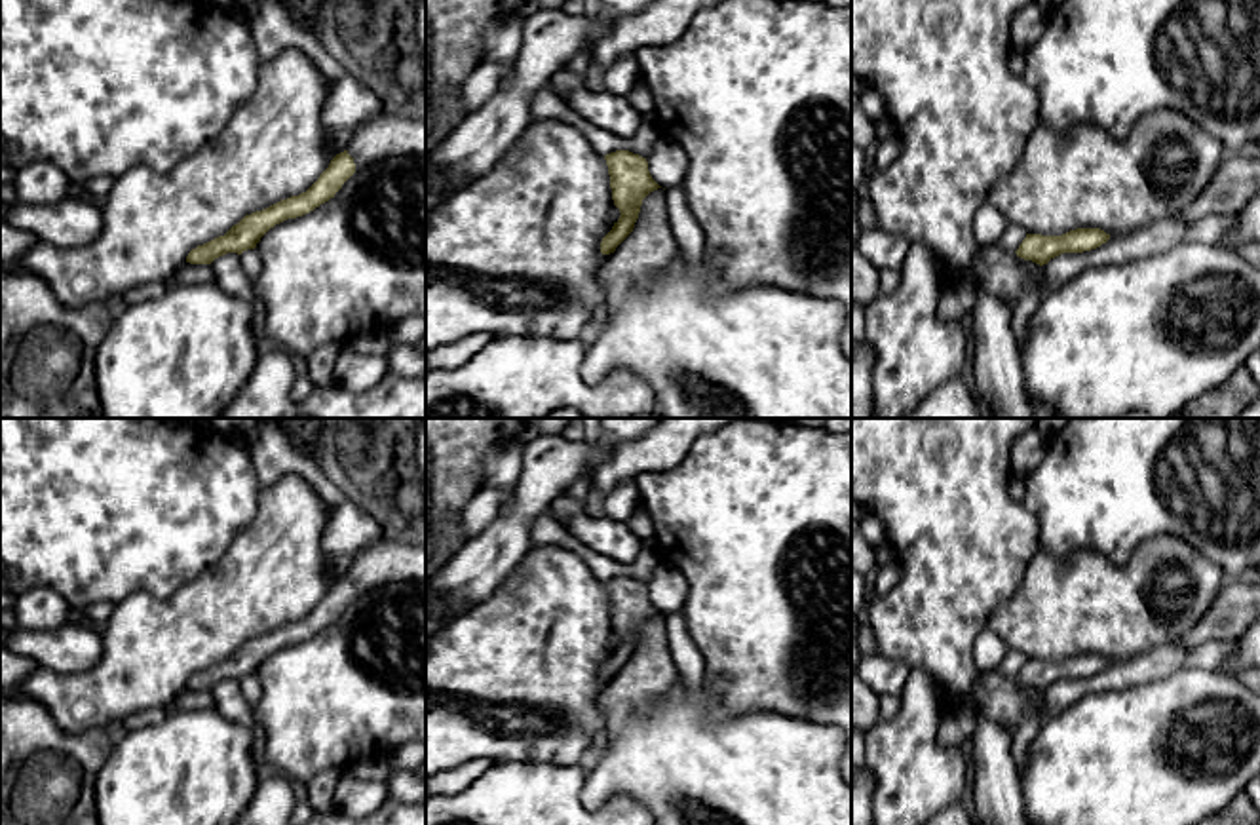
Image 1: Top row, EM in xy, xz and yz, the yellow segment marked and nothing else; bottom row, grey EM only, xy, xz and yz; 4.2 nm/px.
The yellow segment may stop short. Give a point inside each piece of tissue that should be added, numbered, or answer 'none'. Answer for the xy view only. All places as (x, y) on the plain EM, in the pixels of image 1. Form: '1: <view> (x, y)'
1: xy (384, 561)

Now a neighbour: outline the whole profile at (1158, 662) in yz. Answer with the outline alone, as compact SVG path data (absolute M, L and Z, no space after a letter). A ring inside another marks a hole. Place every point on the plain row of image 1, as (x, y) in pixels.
M1161 644L1136 654L1129 662L1110 663L1097 675L1083 679L1062 679L1041 692L1045 717L1053 719L1087 694L1127 690L1144 682L1163 679L1186 667L1188 646Z

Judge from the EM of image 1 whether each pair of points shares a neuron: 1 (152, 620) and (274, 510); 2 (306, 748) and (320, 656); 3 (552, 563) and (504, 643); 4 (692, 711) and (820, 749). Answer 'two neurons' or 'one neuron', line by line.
1: one neuron
2: one neuron
3: one neuron
4: one neuron

